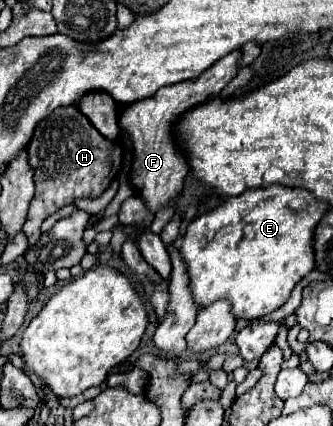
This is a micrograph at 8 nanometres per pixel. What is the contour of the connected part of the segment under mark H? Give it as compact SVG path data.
M67 106L57 108L51 116L37 124L35 134L27 146L27 154L29 166L35 174L35 196L31 200L23 232L29 238L29 246L33 246L41 234L39 228L45 218L79 198L97 198L107 190L119 172L123 148L119 142L103 138L77 106Z

